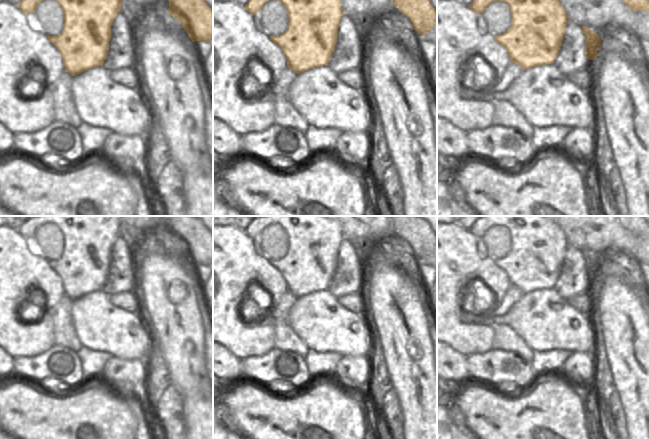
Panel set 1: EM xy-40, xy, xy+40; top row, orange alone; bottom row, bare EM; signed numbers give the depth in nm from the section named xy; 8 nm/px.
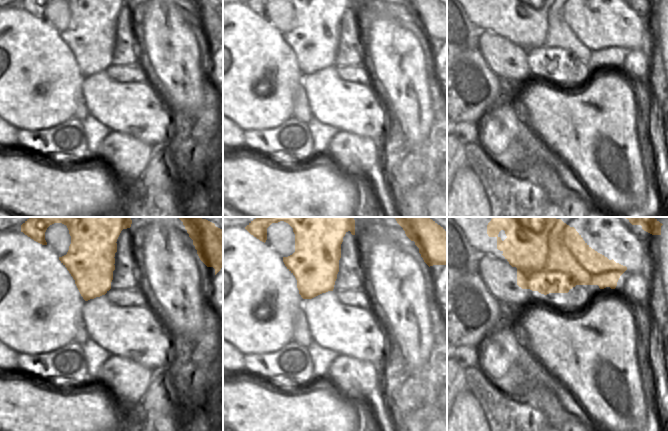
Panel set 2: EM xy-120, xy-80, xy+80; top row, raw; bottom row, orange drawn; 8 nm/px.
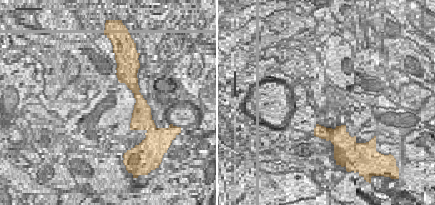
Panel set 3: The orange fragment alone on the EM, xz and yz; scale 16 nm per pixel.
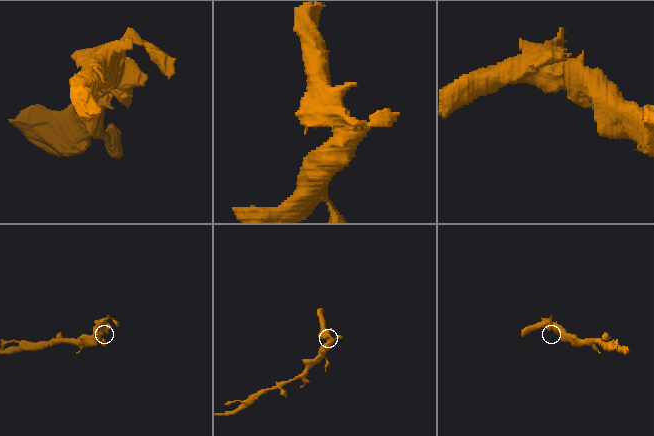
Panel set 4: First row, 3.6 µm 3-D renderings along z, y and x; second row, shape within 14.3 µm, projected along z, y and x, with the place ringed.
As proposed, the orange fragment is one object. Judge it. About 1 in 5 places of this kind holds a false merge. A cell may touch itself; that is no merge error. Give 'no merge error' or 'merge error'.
merge error

